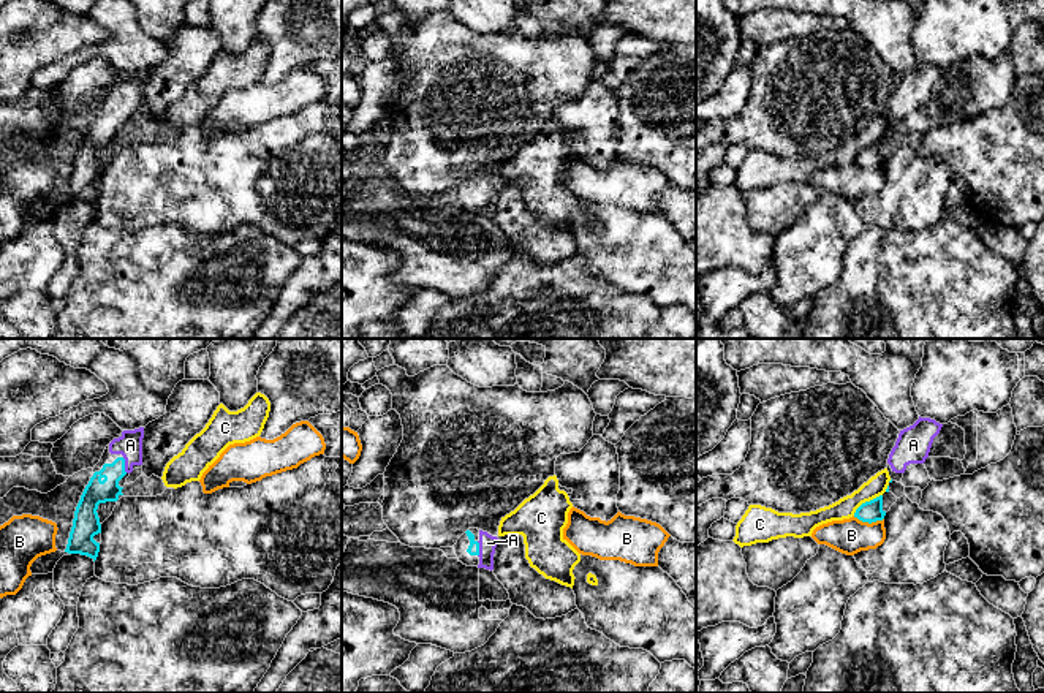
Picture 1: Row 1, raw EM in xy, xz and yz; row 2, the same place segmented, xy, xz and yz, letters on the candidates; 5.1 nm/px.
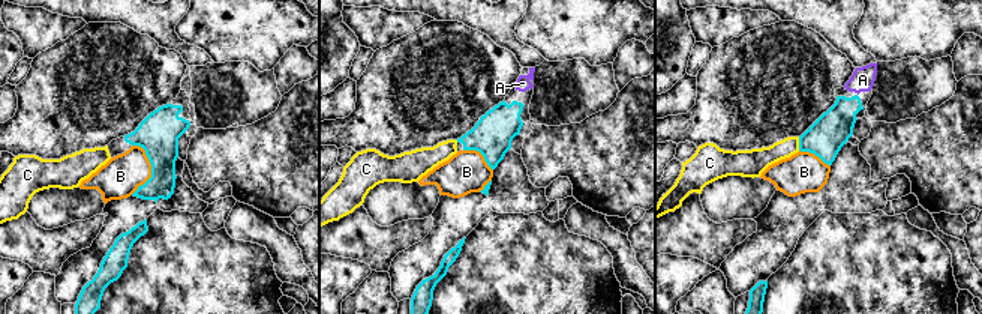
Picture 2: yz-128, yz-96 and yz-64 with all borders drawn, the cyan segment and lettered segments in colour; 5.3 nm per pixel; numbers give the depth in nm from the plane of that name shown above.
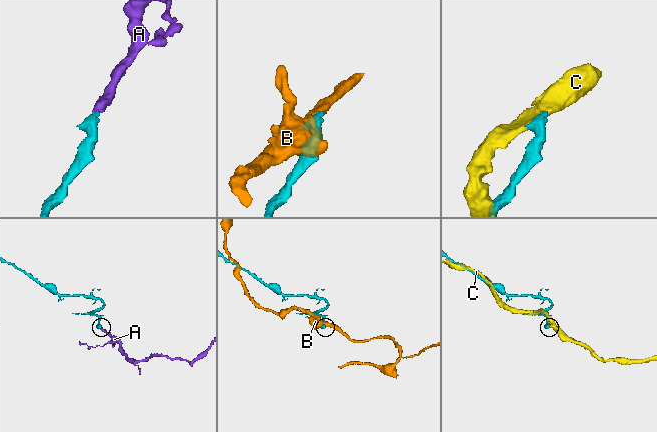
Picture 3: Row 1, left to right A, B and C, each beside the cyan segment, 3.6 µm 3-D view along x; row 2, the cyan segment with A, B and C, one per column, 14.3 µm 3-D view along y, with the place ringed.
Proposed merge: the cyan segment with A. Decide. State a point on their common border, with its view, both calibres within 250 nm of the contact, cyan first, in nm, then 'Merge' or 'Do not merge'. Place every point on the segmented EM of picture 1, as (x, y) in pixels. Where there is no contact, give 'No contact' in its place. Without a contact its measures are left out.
Touches cyan at xy (124, 465). Thickness 120 nm (cyan) against 130 nm. Merge

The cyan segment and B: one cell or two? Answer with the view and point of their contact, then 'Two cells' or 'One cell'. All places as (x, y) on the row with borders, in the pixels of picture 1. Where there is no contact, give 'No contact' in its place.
Touches cyan at yz (869, 522). Two cells

